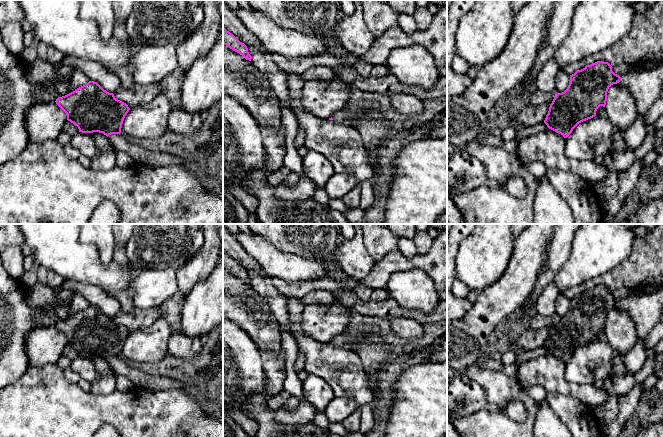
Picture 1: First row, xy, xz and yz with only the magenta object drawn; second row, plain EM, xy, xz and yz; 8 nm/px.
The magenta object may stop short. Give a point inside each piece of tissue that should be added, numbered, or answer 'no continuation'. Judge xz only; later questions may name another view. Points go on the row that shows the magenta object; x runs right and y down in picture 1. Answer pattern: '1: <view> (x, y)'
no continuation

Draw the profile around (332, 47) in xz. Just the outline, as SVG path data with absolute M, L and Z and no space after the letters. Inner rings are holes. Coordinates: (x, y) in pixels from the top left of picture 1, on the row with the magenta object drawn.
M333 35L321 38L324 43L326 53L342 58L344 62L349 65L347 68L335 68L333 70L335 76L363 92L377 92L386 97L392 97L399 93L407 93L414 95L423 101L428 99L437 99L447 95L447 76L440 77L436 85L431 90L425 90L421 87L415 86L405 86L391 73L385 77L360 78L356 69L353 67L359 57L345 52L339 46L339 43Z

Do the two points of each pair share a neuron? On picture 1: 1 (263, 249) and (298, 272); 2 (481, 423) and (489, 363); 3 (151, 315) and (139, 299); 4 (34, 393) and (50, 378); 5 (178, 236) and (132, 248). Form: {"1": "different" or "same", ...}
{"1": "same", "2": "different", "3": "different", "4": "same", "5": "same"}

